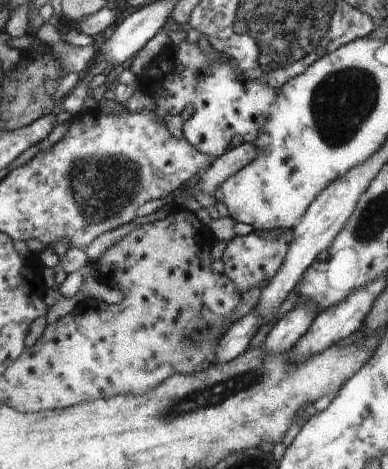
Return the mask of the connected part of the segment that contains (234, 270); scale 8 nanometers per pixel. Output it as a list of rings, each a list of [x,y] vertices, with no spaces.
[[[291,230],[274,232],[253,231],[247,236],[236,235],[222,254],[224,274],[236,286],[241,294],[250,288],[262,287],[267,284],[281,268],[288,244],[291,242]]]

